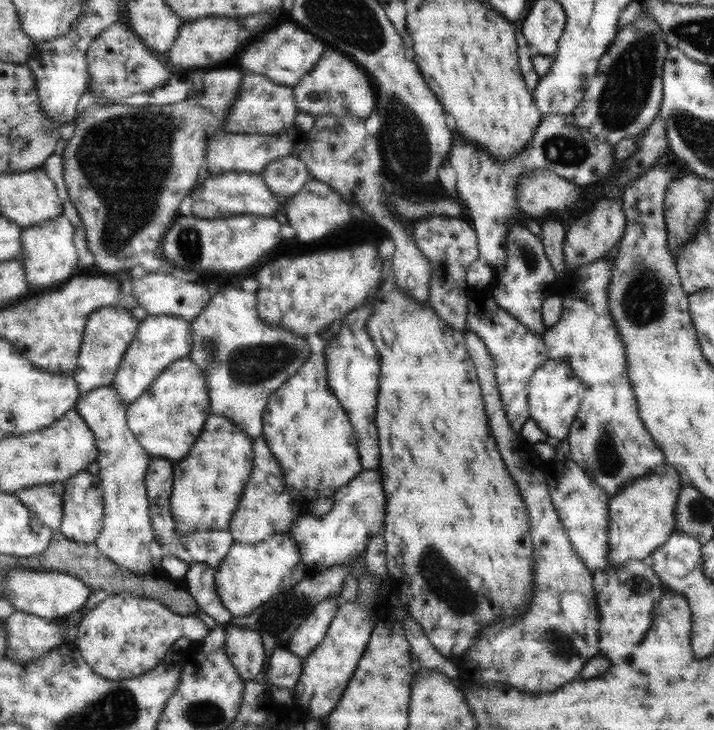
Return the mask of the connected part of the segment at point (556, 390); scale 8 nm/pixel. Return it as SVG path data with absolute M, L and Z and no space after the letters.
M548 359L536 368L528 383L528 403L530 418L538 424L547 436L566 439L574 422L579 405L584 401L584 388L575 370L568 363Z

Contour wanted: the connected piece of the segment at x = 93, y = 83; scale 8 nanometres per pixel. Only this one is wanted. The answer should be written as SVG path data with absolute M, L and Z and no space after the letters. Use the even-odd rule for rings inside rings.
M120 21L98 33L86 52L90 90L92 96L104 95L110 98L128 98L132 94L150 94L156 88L162 88L175 73L162 56L157 55L140 40L134 31Z

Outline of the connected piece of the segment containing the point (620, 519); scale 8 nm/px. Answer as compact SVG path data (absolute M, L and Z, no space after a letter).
M662 464L648 476L636 478L609 497L608 567L622 566L628 560L649 561L650 554L662 547L676 529L676 499L680 493L677 470Z

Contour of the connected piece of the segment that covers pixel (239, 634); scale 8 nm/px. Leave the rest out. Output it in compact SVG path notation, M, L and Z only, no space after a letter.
M225 624L226 655L245 681L259 679L266 662L266 651L258 632L245 626Z

